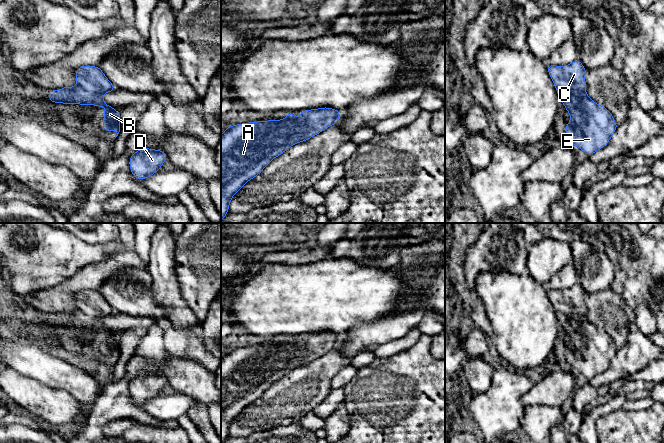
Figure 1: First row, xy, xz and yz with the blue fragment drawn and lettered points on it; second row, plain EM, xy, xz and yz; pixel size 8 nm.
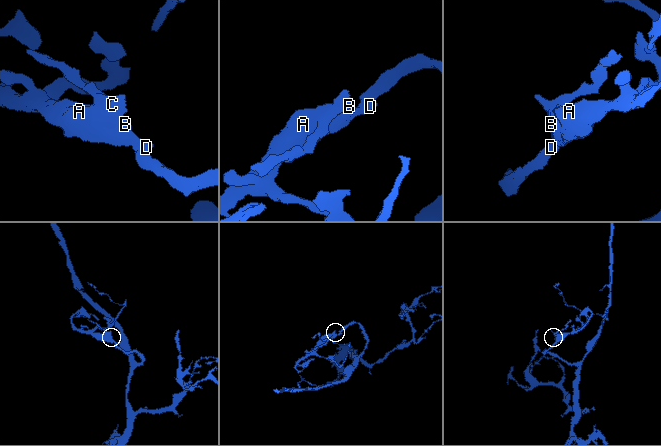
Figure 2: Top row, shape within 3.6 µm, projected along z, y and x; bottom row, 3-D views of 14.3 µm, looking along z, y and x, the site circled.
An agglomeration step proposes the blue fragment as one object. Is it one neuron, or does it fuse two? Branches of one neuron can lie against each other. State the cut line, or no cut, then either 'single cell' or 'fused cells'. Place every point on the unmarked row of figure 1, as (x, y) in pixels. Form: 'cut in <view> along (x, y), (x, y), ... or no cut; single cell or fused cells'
no cut; single cell

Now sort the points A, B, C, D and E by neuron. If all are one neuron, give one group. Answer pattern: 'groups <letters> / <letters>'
groups A B C D E

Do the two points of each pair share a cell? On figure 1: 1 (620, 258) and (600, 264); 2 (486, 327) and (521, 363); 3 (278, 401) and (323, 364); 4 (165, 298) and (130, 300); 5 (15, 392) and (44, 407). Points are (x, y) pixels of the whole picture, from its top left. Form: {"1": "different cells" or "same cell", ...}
{"1": "different cells", "2": "different cells", "3": "same cell", "4": "different cells", "5": "same cell"}

